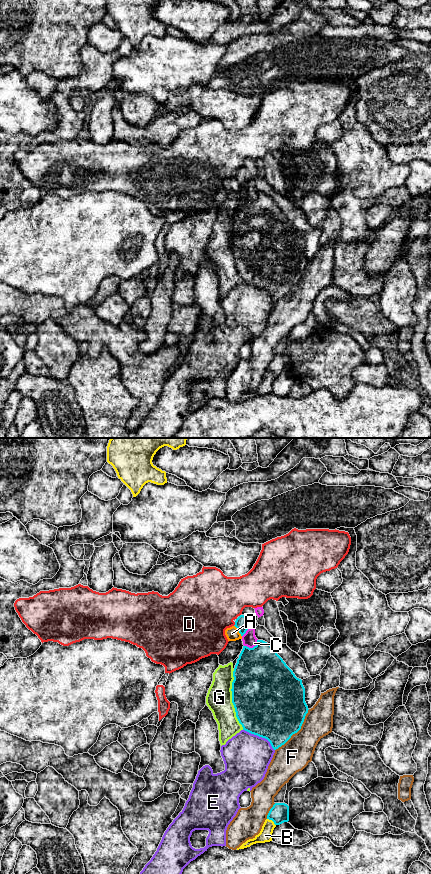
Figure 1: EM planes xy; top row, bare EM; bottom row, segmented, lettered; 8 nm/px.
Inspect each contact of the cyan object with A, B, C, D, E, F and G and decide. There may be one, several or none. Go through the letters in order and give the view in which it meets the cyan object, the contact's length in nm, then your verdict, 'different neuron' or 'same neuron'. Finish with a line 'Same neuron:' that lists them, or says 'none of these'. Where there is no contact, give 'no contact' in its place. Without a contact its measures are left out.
A: xy | 110 nm | different neuron
B: xy | 90 nm | different neuron
C: xy | 130 nm | different neuron
D: xy | 40 nm | different neuron
E: xy | 300 nm | different neuron
F: xy | 440 nm | different neuron
G: xy | 500 nm | different neuron
Same neuron: none of these

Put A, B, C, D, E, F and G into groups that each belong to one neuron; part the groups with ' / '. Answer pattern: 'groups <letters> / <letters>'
groups A G / B / C / D / E / F

